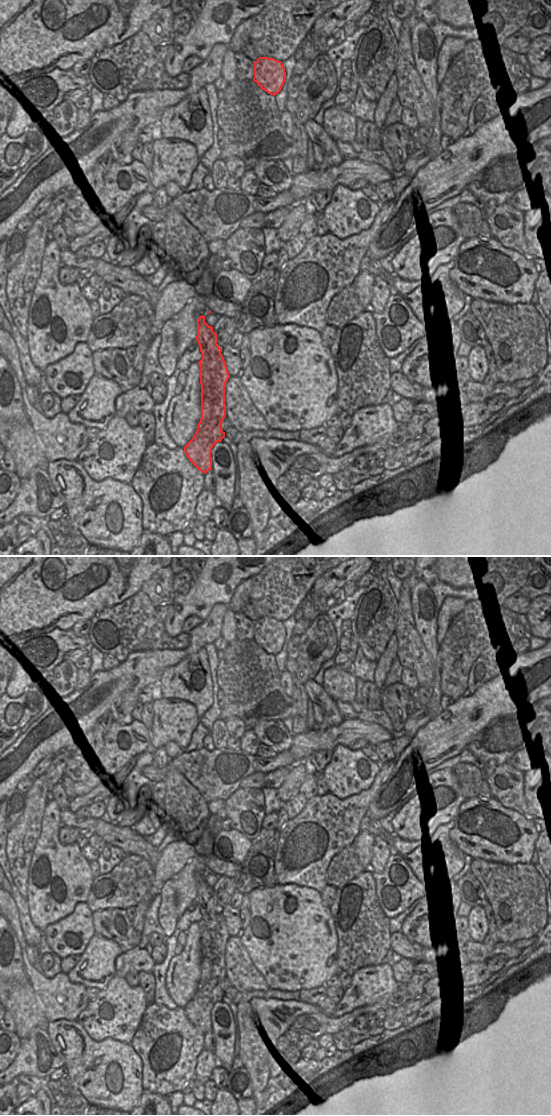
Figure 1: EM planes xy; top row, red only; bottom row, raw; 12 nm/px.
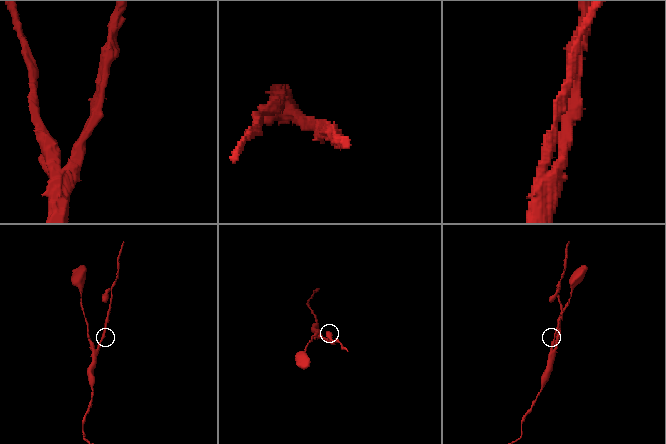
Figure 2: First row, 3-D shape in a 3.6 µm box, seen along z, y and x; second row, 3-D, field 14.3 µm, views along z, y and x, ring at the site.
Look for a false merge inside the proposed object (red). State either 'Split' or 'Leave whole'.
Split

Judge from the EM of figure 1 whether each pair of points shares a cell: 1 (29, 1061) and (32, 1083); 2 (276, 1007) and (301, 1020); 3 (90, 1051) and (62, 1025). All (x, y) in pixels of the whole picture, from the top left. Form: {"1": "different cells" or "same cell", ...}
{"1": "different cells", "2": "different cells", "3": "same cell"}

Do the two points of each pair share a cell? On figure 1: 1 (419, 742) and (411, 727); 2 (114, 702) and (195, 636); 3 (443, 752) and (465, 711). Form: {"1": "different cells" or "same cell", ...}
{"1": "different cells", "2": "same cell", "3": "same cell"}

